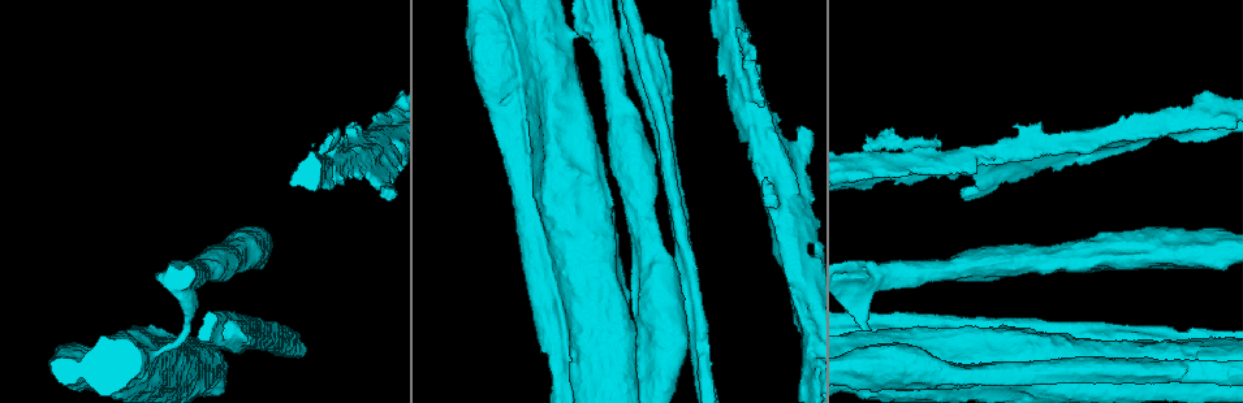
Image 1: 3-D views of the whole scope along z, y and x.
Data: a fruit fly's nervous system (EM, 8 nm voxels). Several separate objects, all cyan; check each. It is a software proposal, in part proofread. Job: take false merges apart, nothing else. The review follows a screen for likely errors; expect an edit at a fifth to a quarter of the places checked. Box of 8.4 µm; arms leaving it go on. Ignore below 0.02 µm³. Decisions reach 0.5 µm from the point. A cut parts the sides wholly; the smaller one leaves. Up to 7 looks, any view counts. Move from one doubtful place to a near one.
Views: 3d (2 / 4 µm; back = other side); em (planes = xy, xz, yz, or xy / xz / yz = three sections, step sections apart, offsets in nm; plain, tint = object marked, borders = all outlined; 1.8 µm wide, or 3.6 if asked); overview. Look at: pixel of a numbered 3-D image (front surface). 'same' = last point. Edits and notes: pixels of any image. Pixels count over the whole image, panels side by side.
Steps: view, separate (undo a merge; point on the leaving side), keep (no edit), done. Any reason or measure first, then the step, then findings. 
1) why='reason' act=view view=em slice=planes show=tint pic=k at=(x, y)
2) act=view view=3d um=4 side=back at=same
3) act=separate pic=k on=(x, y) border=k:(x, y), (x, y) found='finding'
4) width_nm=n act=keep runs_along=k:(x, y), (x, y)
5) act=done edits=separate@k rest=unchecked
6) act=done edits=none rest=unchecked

why='thick turns thin' act=view view=3d um=4 pic=1 at=(528, 75)

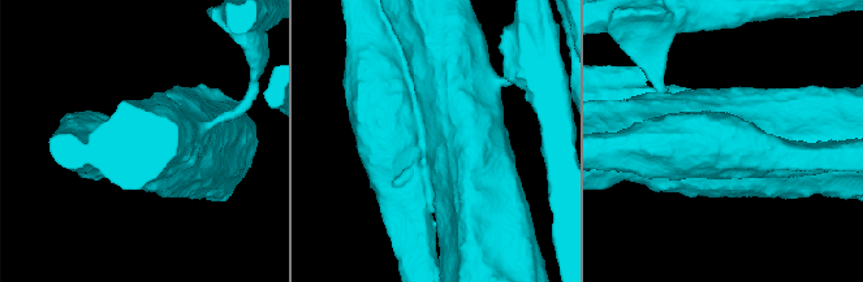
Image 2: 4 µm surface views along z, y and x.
why='need the tissue' act=view view=em um=3.6 slice=xy step=8 show=tint pic=2 at=(438, 144)

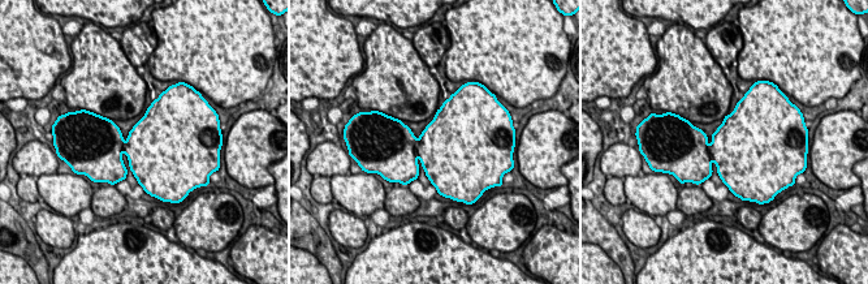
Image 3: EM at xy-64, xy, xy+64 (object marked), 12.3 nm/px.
act=keep found='all the same neuron'

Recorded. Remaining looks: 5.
why='sudden change in width' act=view view=3d um=4 pic=1 at=(1144, 370)

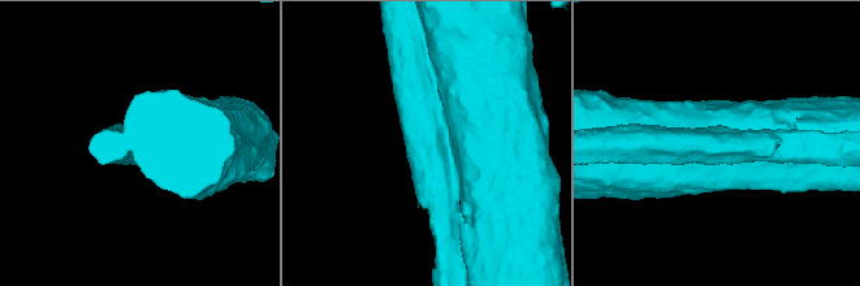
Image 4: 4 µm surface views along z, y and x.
act=view view=em um=3.6 slice=yz step=8 show=tint pic=4 at=(441, 147)

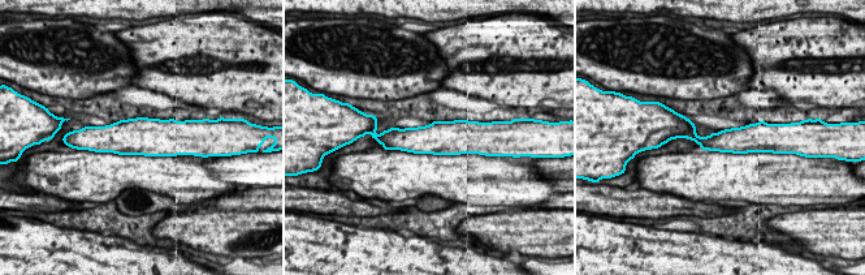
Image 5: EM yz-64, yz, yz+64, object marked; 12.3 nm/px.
act=view view=em um=3.6 slice=planes show=borders at=same

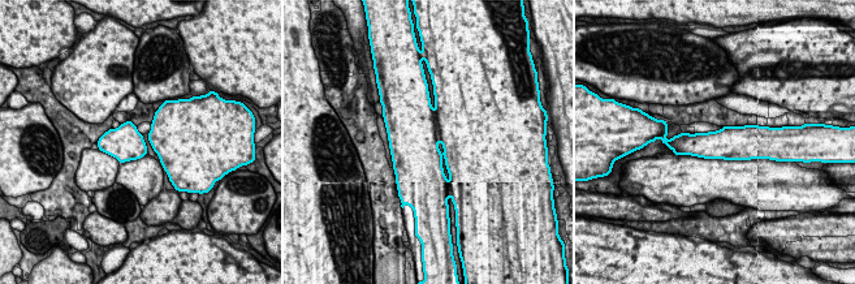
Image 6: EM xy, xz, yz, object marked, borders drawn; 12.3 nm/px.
act=keep found='all the same neuron'

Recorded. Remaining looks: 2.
why='closes a loop' act=view view=em slice=planes show=tint pic=1 at=(747, 82)

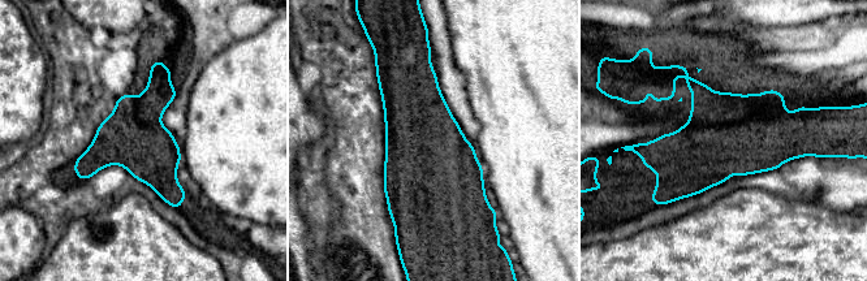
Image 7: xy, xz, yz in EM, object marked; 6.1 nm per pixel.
act=separate pic=7 on=(707, 106) border=7:(762, 109), (741, 120), (688, 125) found='two neurons meet here'

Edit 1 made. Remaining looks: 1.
act=done edits=separate@7 rest=unchecked

